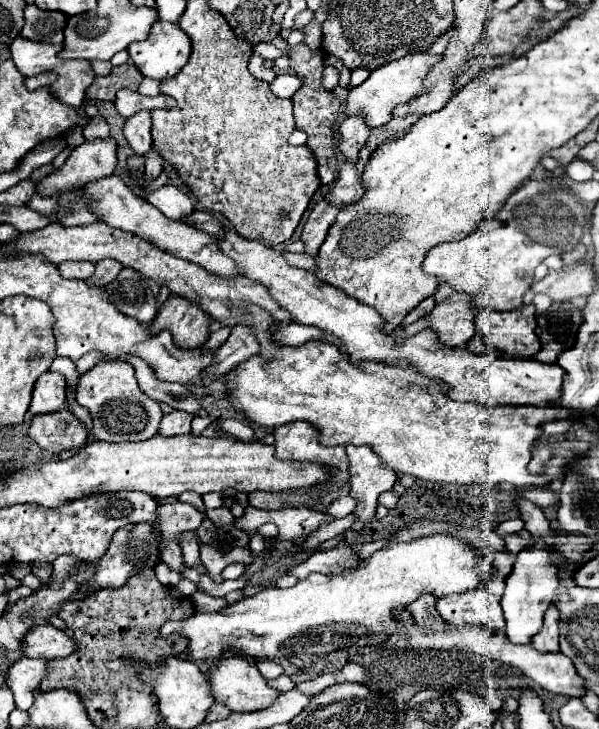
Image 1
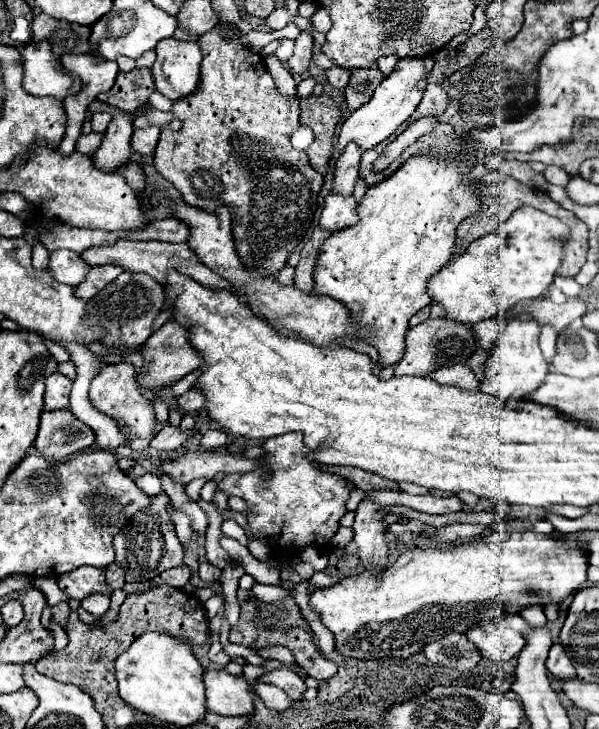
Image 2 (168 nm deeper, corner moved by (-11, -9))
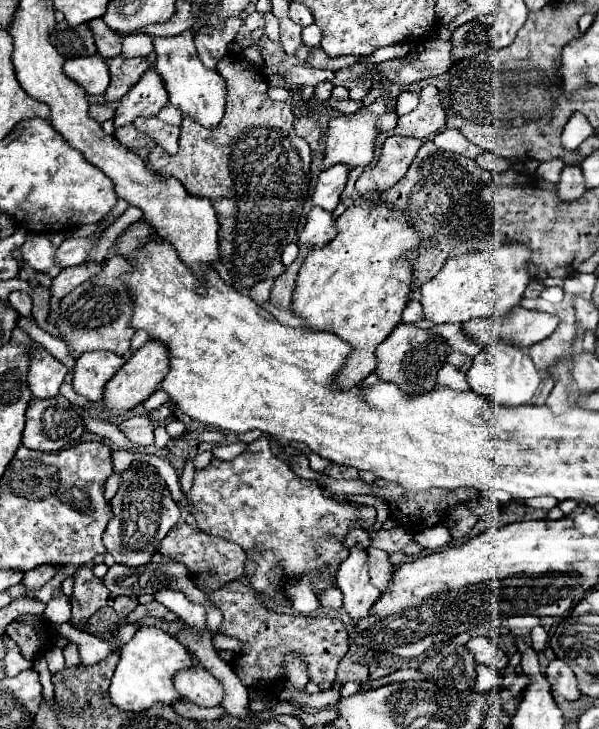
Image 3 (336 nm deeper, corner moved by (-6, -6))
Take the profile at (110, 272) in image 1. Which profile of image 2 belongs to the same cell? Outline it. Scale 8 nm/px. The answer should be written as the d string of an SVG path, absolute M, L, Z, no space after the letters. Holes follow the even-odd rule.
M102 265L102 267L92 267L90 273L86 275L84 283L80 283L76 287L76 295L82 299L92 299L94 295L98 295L108 283L112 283L124 269L116 267L116 265Z

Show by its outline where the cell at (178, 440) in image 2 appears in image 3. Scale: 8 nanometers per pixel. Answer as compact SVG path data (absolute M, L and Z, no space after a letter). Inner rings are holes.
M133 416L119 422L119 430L135 444L141 444L141 446L153 444L153 424L145 416Z

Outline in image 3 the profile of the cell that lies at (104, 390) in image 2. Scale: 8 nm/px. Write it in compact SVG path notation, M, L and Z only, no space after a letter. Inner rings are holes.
M113 352L81 354L73 368L73 390L87 400L99 402L103 398L103 386L123 364L125 358Z

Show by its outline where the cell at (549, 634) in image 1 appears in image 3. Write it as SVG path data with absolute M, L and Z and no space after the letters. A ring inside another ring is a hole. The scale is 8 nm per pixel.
M559 658L551 660L545 676L551 684L551 690L555 694L559 694L561 698L565 698L565 700L579 700L581 698L575 674L569 670L569 666L563 660L559 660Z

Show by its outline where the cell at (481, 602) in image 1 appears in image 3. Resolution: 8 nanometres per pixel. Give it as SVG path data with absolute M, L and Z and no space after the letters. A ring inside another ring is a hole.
M485 636L471 638L465 646L475 656L477 664L487 664L495 672L503 672L507 668L507 664L509 664L507 654L499 646L495 646L489 638L485 638Z

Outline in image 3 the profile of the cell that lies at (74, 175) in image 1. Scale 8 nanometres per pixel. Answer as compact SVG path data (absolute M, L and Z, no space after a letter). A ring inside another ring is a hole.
M149 68L143 74L143 80L139 80L139 84L135 84L135 88L131 88L131 92L123 96L123 100L119 100L119 106L113 118L115 128L133 122L139 116L157 116L157 112L167 102L169 102L169 96L163 88L161 76L153 68Z

